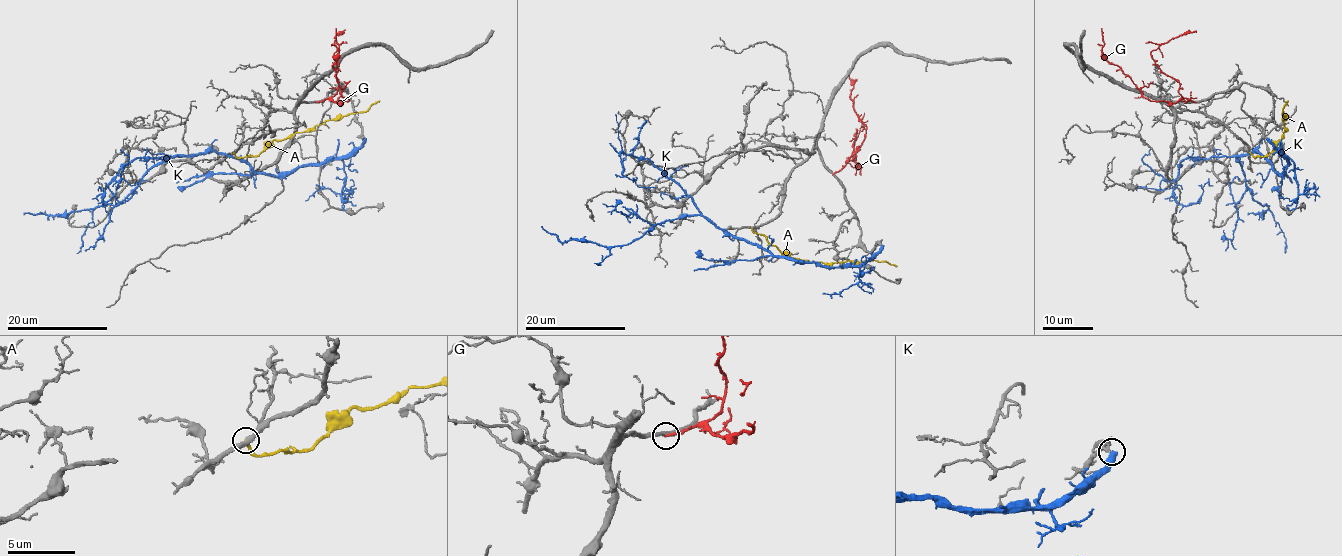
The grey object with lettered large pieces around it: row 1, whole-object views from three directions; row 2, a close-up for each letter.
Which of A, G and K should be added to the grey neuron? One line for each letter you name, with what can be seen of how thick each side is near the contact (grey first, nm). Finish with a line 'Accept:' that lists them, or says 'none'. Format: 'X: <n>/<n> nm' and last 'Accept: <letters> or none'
Accept: none

